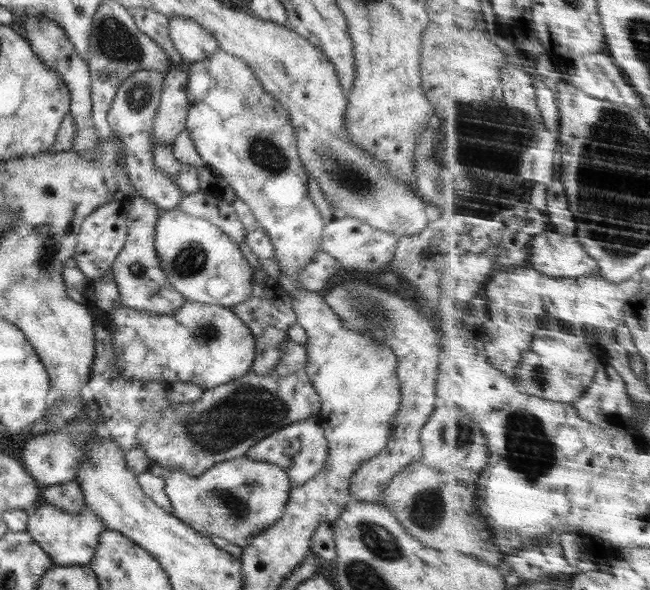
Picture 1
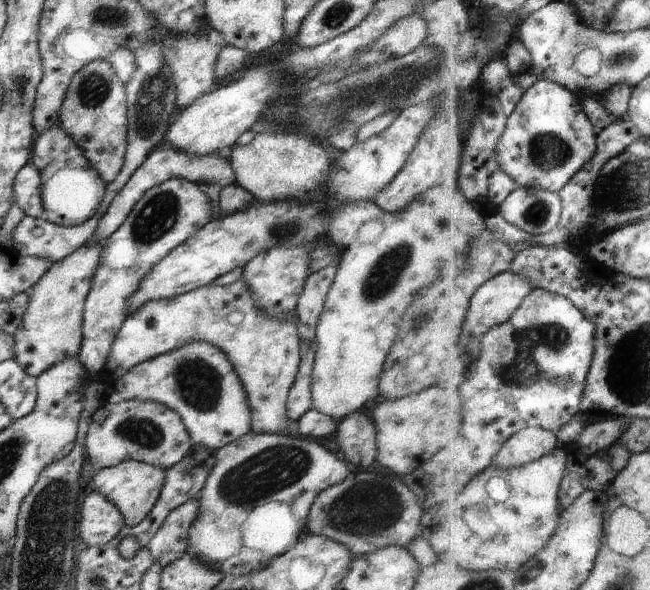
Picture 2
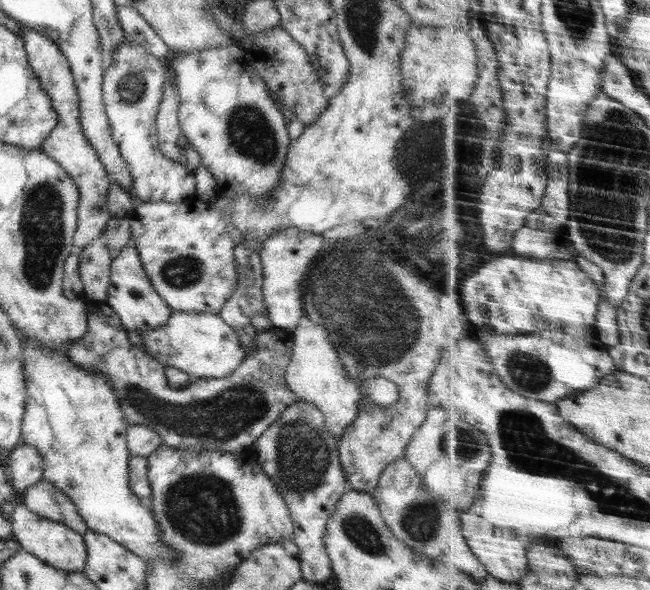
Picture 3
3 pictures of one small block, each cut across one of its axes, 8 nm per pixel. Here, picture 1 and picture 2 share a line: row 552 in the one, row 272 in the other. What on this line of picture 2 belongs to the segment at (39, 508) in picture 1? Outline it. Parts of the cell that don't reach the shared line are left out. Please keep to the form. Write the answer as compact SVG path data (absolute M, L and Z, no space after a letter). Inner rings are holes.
M91 236L75 252L60 261L52 262L43 276L25 291L28 303L18 329L11 336L12 359L25 374L39 376L50 366L73 358L79 352L84 300L90 289L102 242L95 241Z

